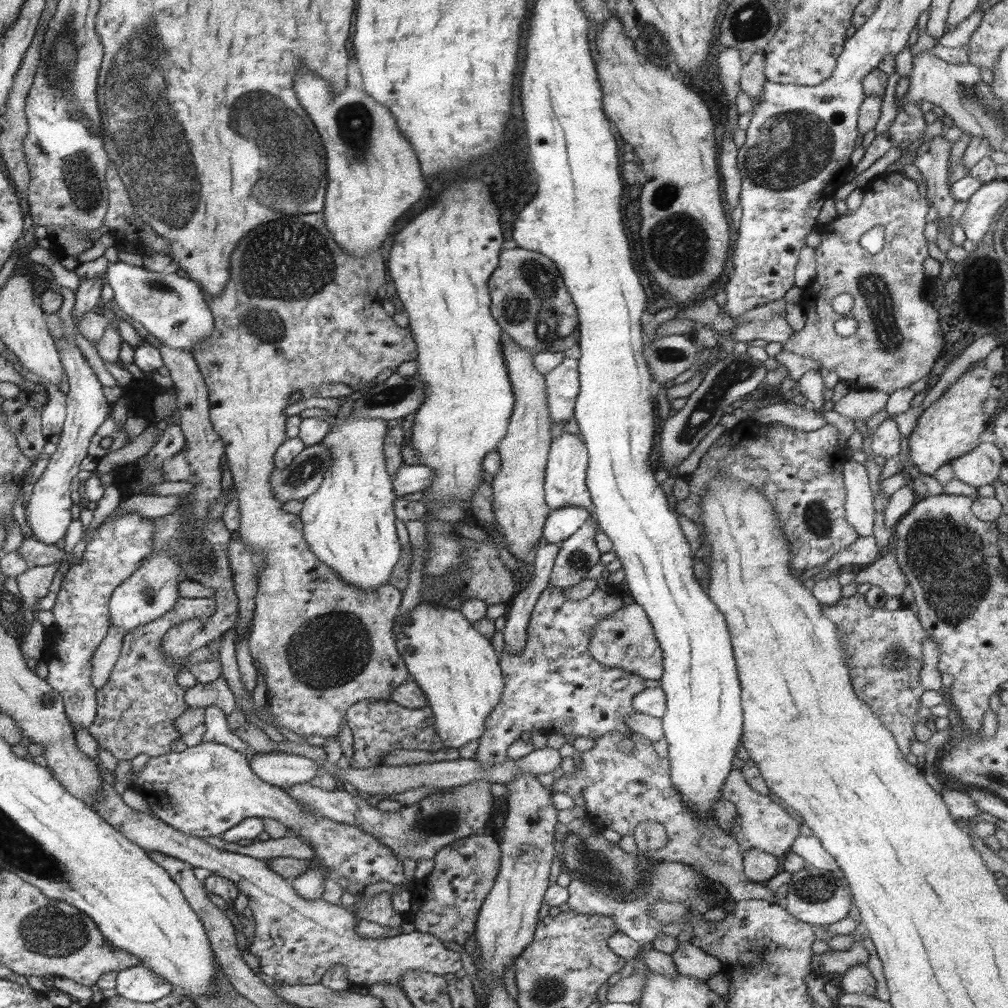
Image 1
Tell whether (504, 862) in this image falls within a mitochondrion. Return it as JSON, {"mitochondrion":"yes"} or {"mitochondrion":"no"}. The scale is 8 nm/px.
{"mitochondrion":"no"}

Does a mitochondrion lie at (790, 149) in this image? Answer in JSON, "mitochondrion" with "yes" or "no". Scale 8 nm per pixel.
{"mitochondrion":"yes"}

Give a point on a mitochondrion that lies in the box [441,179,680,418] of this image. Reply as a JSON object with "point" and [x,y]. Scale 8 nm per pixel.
{"point":[535,306]}

